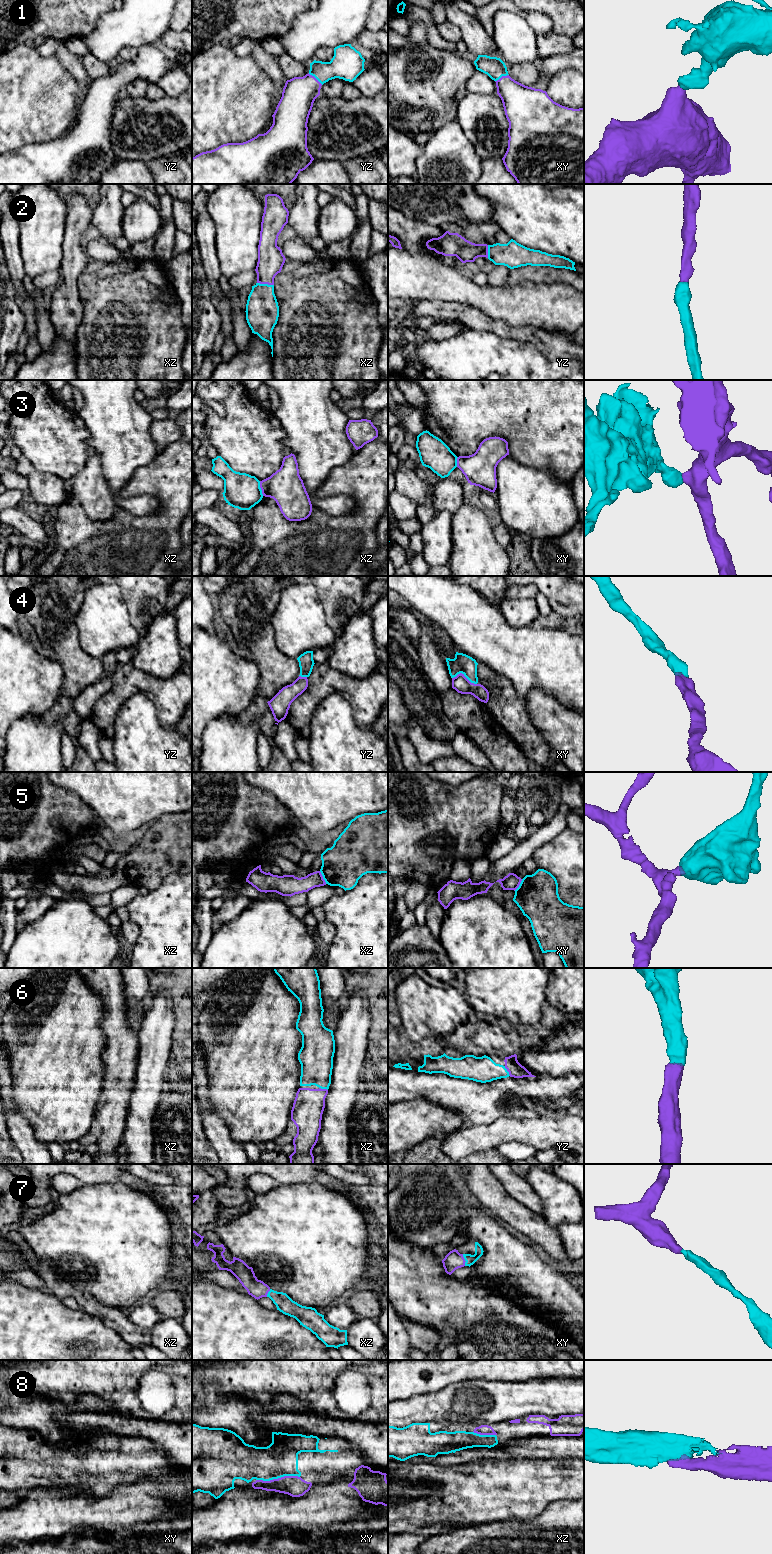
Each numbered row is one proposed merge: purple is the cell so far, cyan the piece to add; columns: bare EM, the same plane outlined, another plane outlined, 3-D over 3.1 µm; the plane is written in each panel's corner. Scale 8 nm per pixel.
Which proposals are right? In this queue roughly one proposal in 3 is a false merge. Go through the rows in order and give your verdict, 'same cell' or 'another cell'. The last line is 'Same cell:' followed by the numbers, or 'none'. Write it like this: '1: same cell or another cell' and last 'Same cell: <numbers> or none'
1: same cell
2: same cell
3: another cell
4: same cell
5: another cell
6: same cell
7: same cell
8: same cell
Same cell: 1, 2, 4, 6, 7, 8

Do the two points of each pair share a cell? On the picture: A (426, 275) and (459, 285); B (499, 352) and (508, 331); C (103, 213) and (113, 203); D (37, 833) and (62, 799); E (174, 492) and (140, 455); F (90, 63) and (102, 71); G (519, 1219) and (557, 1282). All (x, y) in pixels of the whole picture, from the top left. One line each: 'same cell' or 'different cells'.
A: same cell
B: different cells
C: same cell
D: same cell
E: different cells
F: same cell
G: different cells

